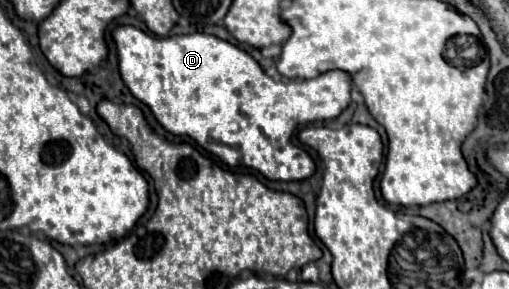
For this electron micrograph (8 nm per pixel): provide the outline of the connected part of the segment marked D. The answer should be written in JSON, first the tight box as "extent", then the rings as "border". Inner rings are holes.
{"extent":[112,26,352,180],"border":[[[120,26],[118,30],[114,30],[112,34],[114,42],[116,42],[116,50],[118,50],[118,62],[120,62],[120,74],[122,74],[122,80],[124,84],[130,88],[130,92],[140,100],[144,102],[152,114],[156,116],[156,120],[172,134],[176,136],[190,136],[194,142],[198,142],[204,150],[208,150],[210,154],[218,156],[224,164],[228,166],[244,166],[244,168],[252,168],[256,172],[260,172],[262,176],[270,178],[270,180],[304,180],[304,178],[310,178],[314,172],[316,172],[316,164],[314,160],[310,158],[310,154],[296,146],[290,138],[294,136],[296,128],[298,128],[298,122],[322,122],[322,120],[330,120],[330,118],[336,118],[340,116],[340,112],[350,104],[350,90],[352,90],[352,76],[348,72],[340,72],[340,70],[330,70],[326,74],[320,74],[318,78],[312,78],[312,80],[286,80],[286,82],[276,82],[274,78],[270,78],[262,66],[252,58],[248,56],[244,50],[240,50],[238,46],[226,42],[226,40],[220,40],[212,34],[186,34],[186,36],[166,36],[166,38],[160,38],[160,36],[152,36],[152,34],[146,34],[144,30],[136,28],[136,26]]]}

